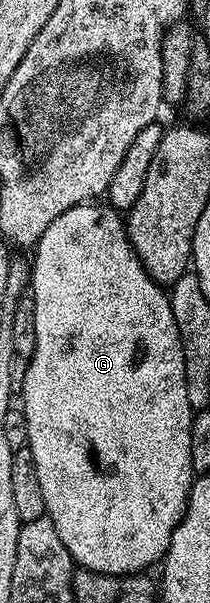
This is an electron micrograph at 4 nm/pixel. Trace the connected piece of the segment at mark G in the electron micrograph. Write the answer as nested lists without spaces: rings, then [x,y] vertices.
[[[107,203],[74,205],[69,207],[69,211],[57,215],[57,219],[53,219],[39,236],[38,243],[33,246],[33,253],[35,261],[30,262],[29,296],[35,305],[35,350],[26,362],[27,370],[21,373],[21,408],[29,423],[27,448],[37,467],[37,483],[41,483],[41,495],[45,495],[46,516],[57,527],[57,535],[61,535],[61,543],[65,543],[76,566],[118,577],[142,573],[150,570],[150,565],[158,566],[167,554],[173,531],[187,510],[193,480],[189,447],[193,410],[185,395],[185,355],[181,347],[181,335],[177,331],[177,319],[173,319],[171,298],[168,290],[144,271],[141,259],[127,238],[124,214],[118,209],[112,209]]]

